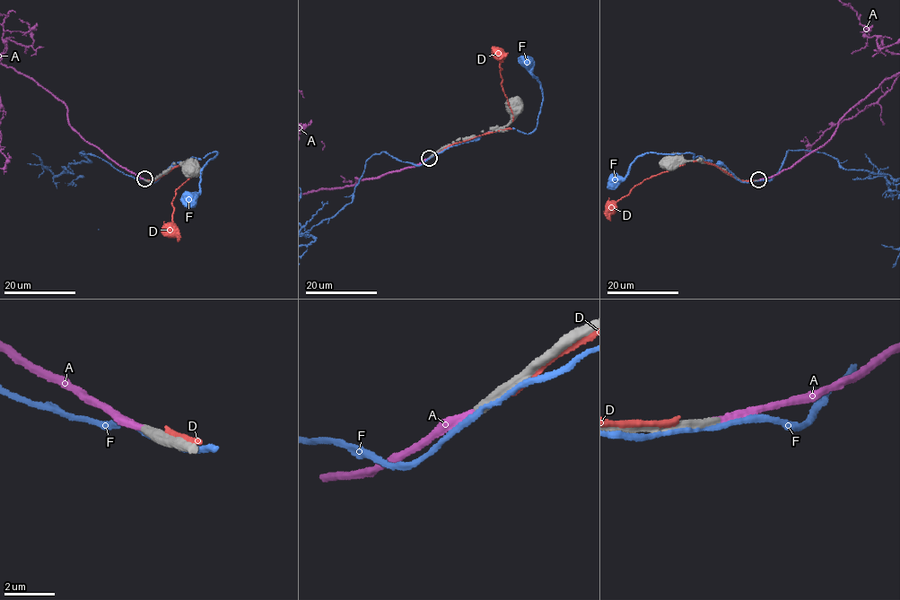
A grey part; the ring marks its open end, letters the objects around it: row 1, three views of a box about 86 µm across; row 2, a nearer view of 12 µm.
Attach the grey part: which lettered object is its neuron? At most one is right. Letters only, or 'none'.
A

